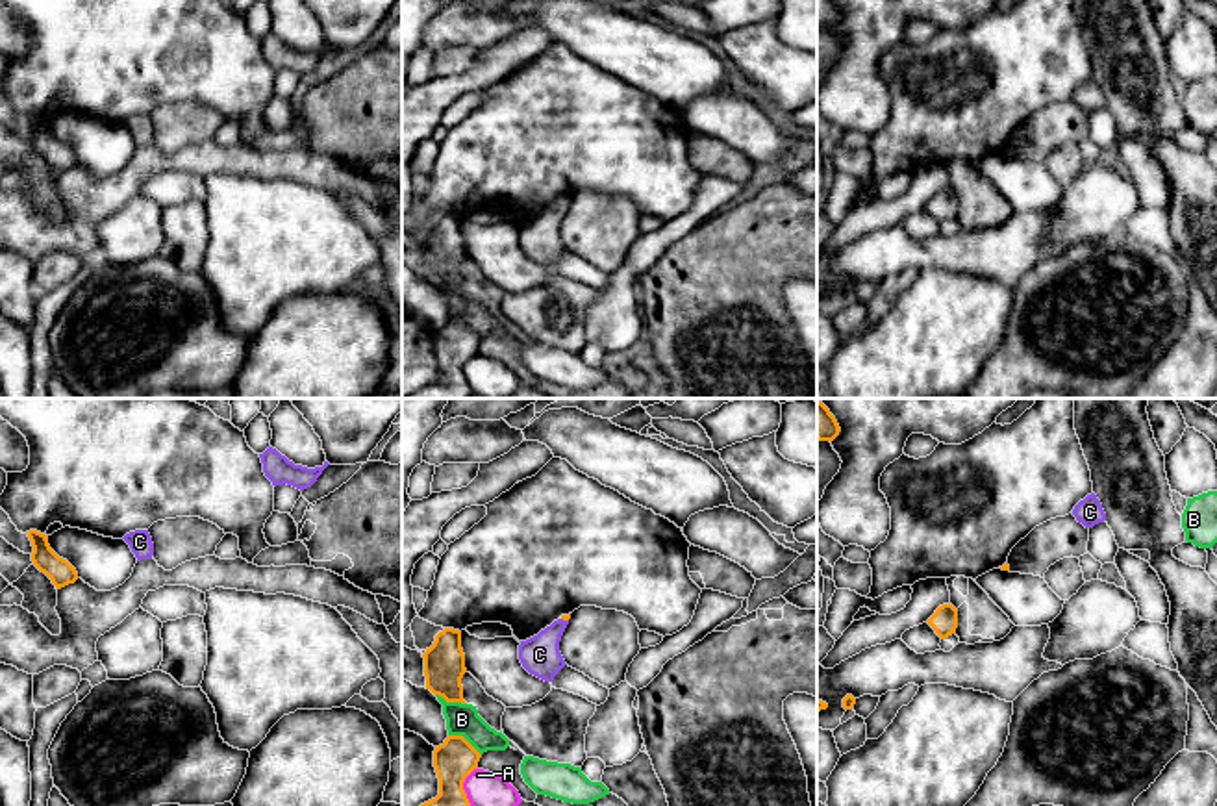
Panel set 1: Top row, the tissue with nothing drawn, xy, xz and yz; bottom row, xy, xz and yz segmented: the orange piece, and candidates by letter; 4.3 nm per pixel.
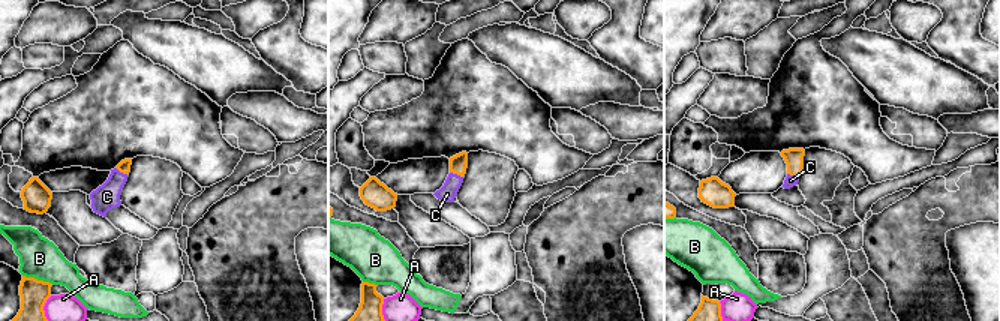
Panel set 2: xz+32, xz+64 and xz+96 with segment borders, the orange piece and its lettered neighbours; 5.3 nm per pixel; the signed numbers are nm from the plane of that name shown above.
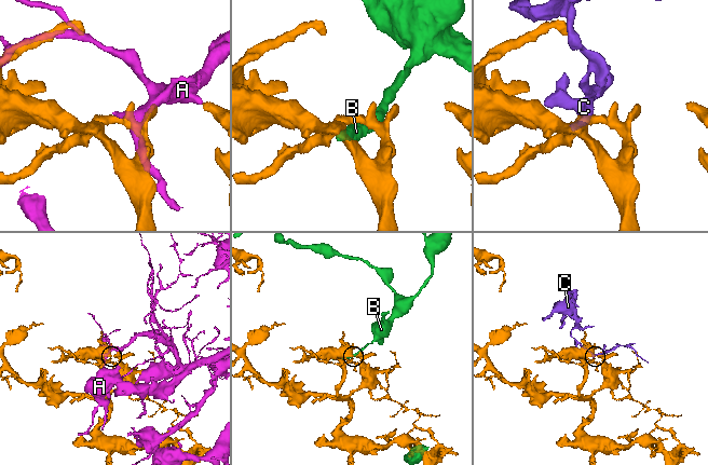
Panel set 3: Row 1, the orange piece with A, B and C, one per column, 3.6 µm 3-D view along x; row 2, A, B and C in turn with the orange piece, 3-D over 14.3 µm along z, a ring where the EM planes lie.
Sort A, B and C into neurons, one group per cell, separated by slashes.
A / B / C

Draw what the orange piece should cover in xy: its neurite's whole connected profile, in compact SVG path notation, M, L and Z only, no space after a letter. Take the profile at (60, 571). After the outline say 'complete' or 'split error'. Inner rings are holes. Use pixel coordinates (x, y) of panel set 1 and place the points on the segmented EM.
M30 530L26 534L33 547L33 552L31 552L33 565L41 573L44 573L57 589L69 584L74 584L78 580L76 569L50 548L46 539L48 535L37 530Z; complete

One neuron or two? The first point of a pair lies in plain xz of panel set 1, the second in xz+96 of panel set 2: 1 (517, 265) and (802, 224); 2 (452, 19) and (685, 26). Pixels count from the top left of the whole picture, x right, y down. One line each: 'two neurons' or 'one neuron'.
1: two neurons
2: two neurons

